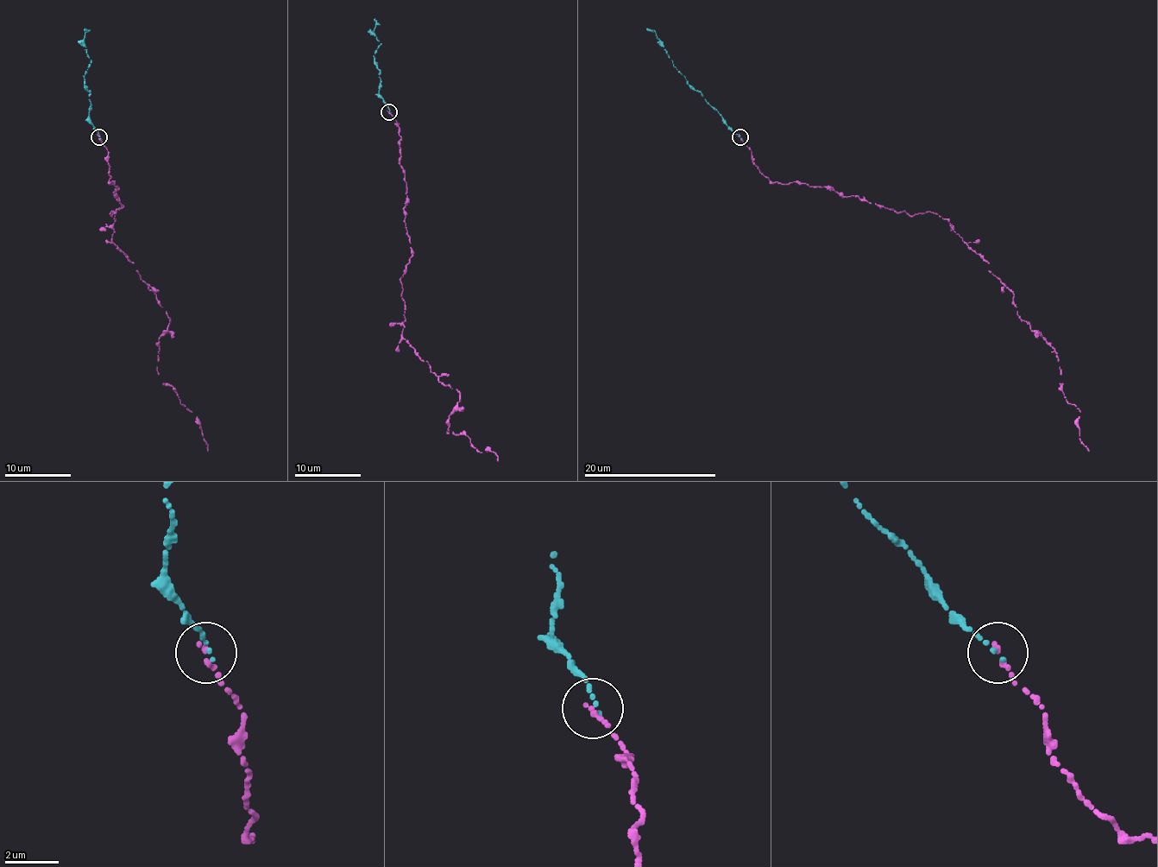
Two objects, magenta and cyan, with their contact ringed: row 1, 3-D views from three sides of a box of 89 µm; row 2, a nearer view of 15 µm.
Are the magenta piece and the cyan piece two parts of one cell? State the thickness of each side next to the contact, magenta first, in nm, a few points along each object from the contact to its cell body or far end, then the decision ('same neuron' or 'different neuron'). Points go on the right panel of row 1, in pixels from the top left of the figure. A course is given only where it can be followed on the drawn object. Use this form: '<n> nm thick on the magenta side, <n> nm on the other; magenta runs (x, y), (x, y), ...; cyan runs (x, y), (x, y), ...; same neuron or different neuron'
200 nm thick on the magenta side, 140 nm on the other; magenta runs (740, 136), (773, 183), (830, 186), (949, 223), (1054, 349), (1089, 450); cyan runs (739, 136), (701, 93), (689, 85), (662, 43), (647, 28); same neuron

